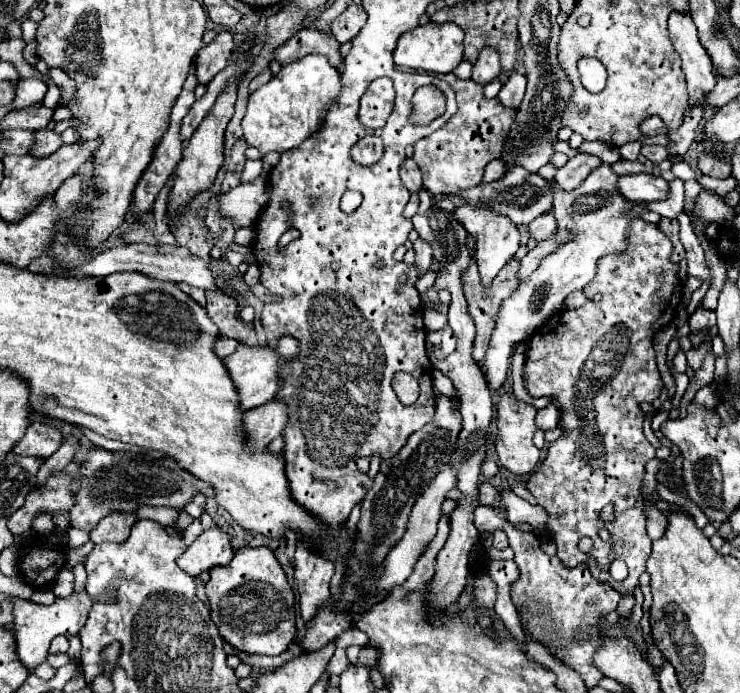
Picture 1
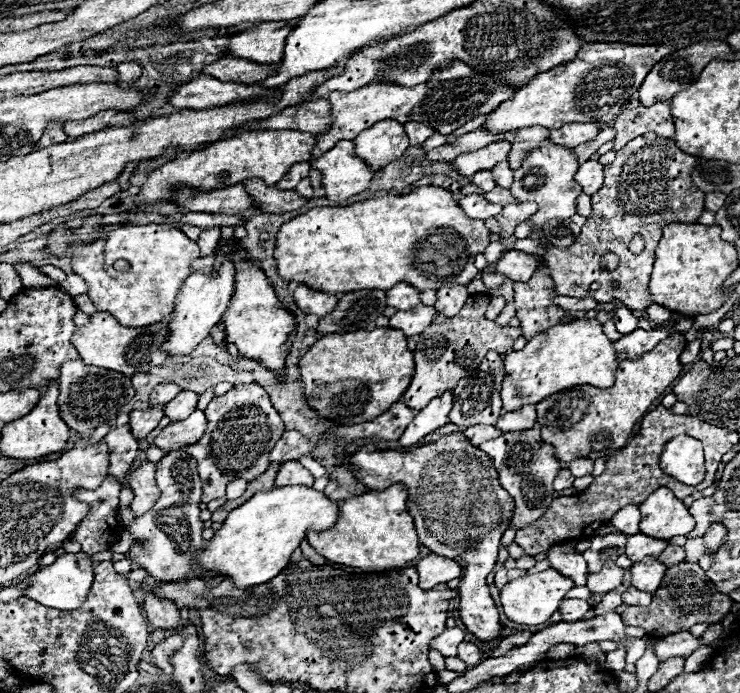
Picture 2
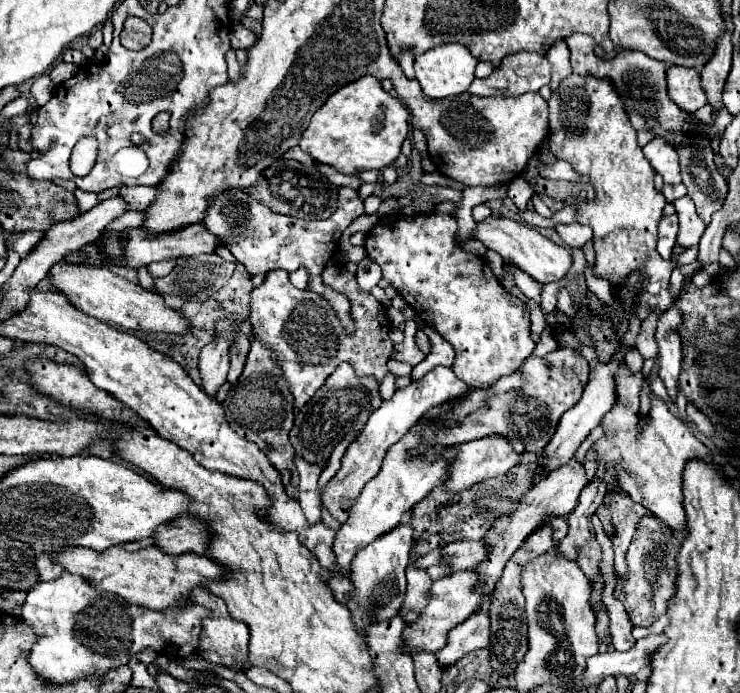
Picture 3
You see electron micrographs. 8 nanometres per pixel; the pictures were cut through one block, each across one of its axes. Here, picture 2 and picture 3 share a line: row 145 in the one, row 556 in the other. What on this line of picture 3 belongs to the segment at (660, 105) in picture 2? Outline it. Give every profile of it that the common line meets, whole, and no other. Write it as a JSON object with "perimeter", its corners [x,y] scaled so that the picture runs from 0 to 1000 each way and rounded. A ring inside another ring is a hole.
{"perimeter":[[[846,710],[824,713],[805,742],[814,753],[819,773],[827,779],[832,828],[835,828],[835,834],[843,834],[846,823],[849,823],[846,797],[859,771],[859,759],[862,759],[865,747],[881,745],[881,742],[876,736],[870,736],[868,727],[859,727]]]}

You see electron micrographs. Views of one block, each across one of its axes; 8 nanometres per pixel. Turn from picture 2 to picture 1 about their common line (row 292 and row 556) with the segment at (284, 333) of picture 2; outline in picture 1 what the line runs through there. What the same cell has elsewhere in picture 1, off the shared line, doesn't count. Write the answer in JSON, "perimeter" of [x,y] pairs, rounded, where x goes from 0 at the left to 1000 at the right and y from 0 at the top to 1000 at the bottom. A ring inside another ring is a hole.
{"perimeter":[[[359,788],[322,791],[308,817],[286,820],[284,837],[278,843],[278,860],[284,866],[284,892],[286,892],[286,898],[295,903],[297,918],[308,929],[314,929],[319,941],[376,947],[389,935],[389,929],[400,918],[400,880],[397,880],[395,848],[386,837],[386,828],[384,828],[378,811],[373,808],[370,797]]]}

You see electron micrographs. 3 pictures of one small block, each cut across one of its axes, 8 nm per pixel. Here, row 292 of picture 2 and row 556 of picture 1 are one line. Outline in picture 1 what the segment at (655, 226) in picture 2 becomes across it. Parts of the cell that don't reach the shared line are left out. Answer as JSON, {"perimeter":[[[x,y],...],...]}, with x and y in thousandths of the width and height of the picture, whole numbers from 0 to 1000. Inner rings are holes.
{"perimeter":[[[865,315],[854,317],[849,329],[849,358],[843,364],[819,367],[808,375],[805,398],[789,416],[792,439],[778,447],[754,447],[730,476],[724,476],[724,482],[711,491],[708,505],[708,560],[719,574],[749,571],[757,580],[757,612],[762,620],[762,629],[741,644],[738,664],[716,687],[711,704],[741,739],[743,762],[749,768],[746,779],[754,788],[754,805],[768,820],[792,811],[805,837],[824,843],[838,857],[857,857],[862,846],[862,831],[873,823],[873,808],[881,797],[881,779],[873,771],[873,745],[868,739],[870,724],[865,716],[865,701],[876,664],[876,655],[870,655],[870,649],[886,646],[873,635],[868,623],[870,597],[862,583],[870,574],[892,571],[896,551],[886,531],[881,488],[897,468],[911,462],[922,433],[916,384],[905,375],[905,367],[908,349],[900,338],[886,332],[886,323],[876,323]],[[805,424],[811,424],[814,430],[803,433]],[[822,724],[827,724],[832,733],[832,750],[811,753],[811,736]],[[811,762],[819,762],[824,768],[830,788],[808,776]],[[792,773],[803,782],[795,799],[784,797],[781,791],[781,782]],[[830,808],[841,808],[849,817],[849,831],[841,840],[832,840],[822,825]]]}

